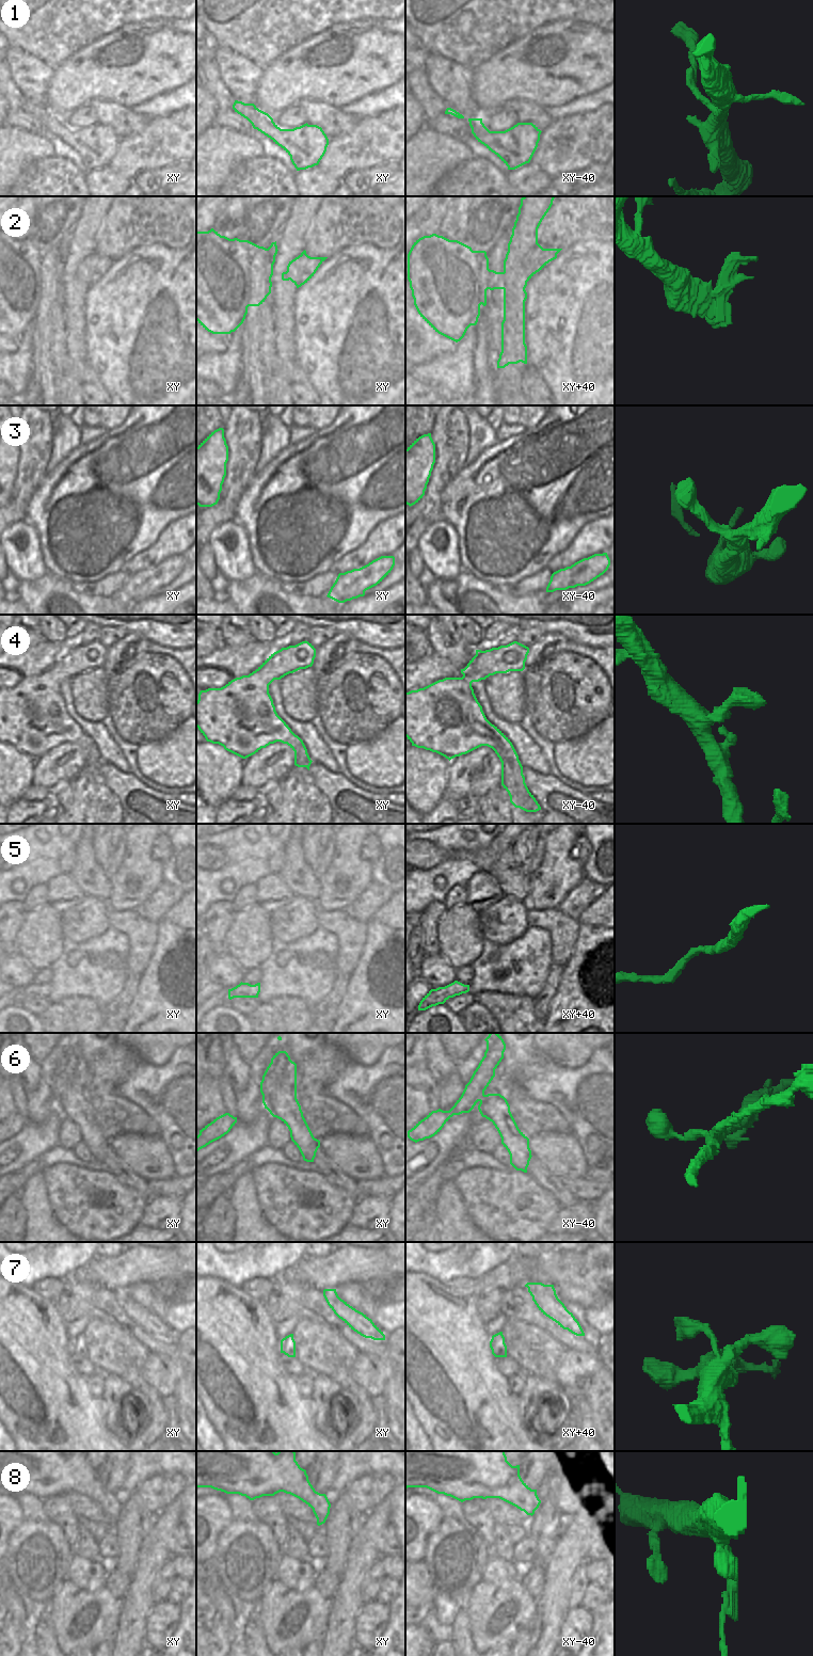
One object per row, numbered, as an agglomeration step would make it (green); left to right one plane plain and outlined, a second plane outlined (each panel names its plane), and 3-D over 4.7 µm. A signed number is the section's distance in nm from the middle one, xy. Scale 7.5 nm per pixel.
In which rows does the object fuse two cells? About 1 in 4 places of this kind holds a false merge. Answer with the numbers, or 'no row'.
2, 6, 8

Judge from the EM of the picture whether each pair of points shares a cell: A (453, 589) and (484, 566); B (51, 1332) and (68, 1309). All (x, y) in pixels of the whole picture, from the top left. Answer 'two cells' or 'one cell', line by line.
A: two cells
B: two cells

